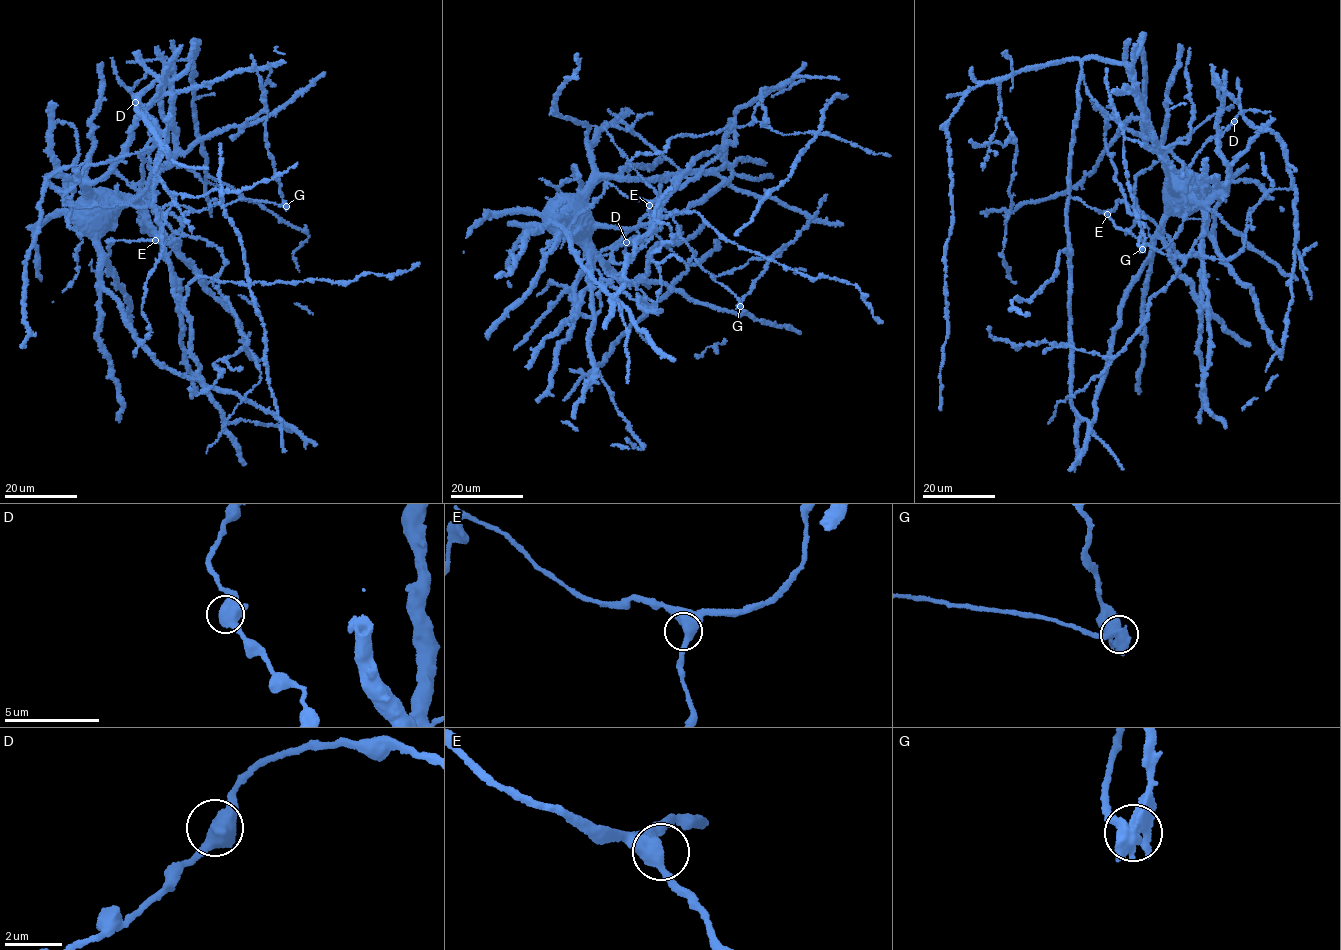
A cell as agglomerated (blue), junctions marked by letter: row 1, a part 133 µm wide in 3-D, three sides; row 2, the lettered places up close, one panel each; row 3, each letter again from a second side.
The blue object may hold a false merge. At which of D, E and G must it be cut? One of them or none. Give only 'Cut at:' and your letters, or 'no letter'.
Cut at: G

